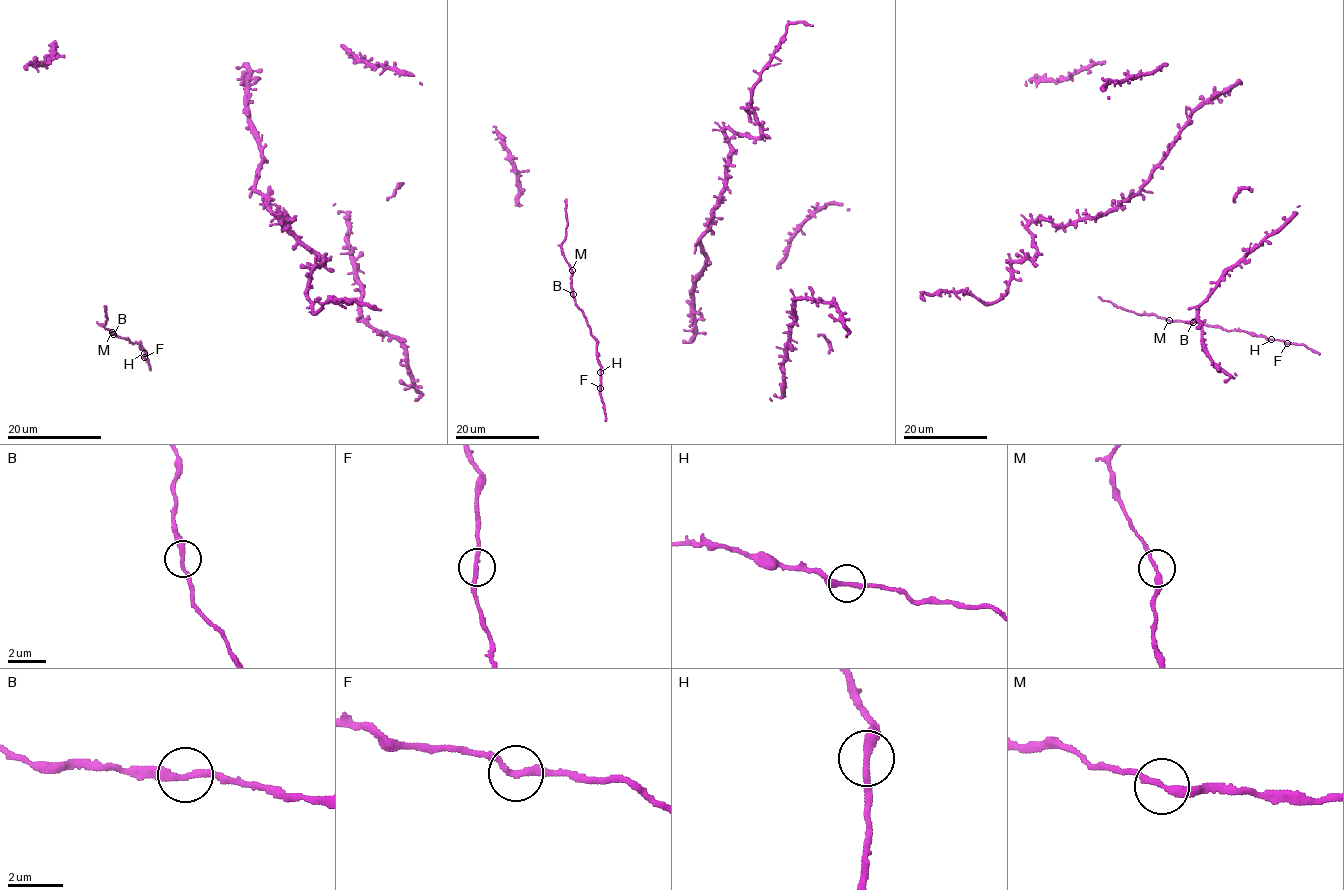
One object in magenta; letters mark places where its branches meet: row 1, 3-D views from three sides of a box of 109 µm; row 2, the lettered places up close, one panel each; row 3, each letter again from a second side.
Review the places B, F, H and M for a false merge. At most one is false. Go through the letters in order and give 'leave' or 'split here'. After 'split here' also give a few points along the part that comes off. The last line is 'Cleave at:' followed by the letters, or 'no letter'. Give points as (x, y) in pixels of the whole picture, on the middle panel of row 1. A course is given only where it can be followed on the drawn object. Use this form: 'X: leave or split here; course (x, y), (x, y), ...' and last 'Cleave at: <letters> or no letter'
B: leave
F: leave
H: leave
M: leave
Cleave at: no letter

